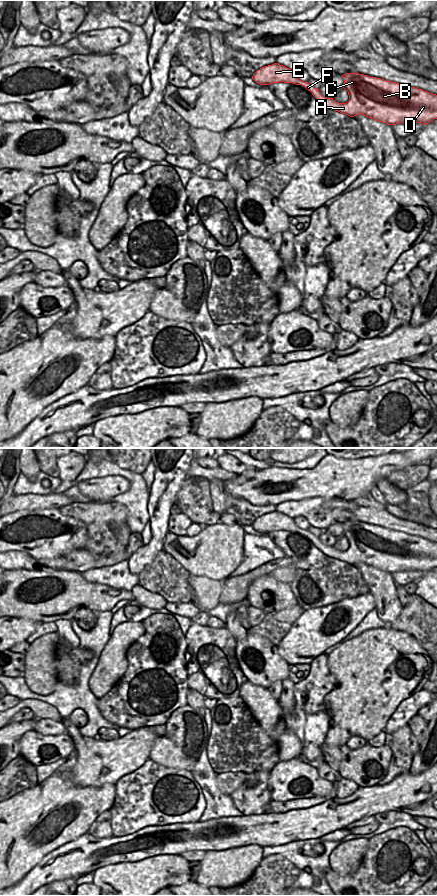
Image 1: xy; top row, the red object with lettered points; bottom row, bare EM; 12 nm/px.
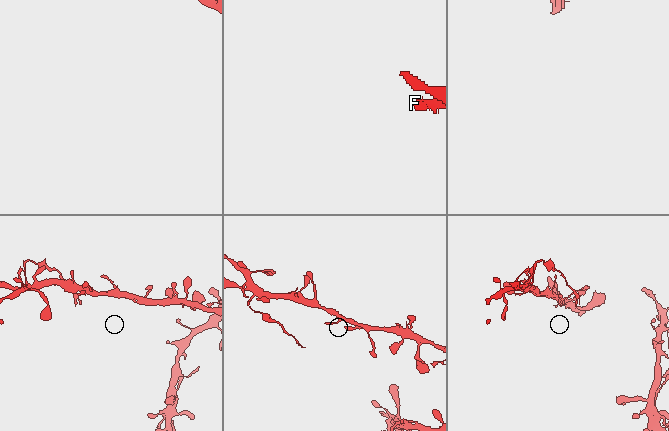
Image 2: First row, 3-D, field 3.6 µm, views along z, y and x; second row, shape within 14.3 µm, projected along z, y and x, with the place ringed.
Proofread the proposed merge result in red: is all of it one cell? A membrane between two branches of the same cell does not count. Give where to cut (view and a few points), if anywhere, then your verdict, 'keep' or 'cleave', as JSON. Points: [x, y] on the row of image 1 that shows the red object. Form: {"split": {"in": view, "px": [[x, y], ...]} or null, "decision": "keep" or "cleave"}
{"split": null, "decision": "keep"}

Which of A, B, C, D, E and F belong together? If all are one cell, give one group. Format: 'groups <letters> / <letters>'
groups A B C D E F

